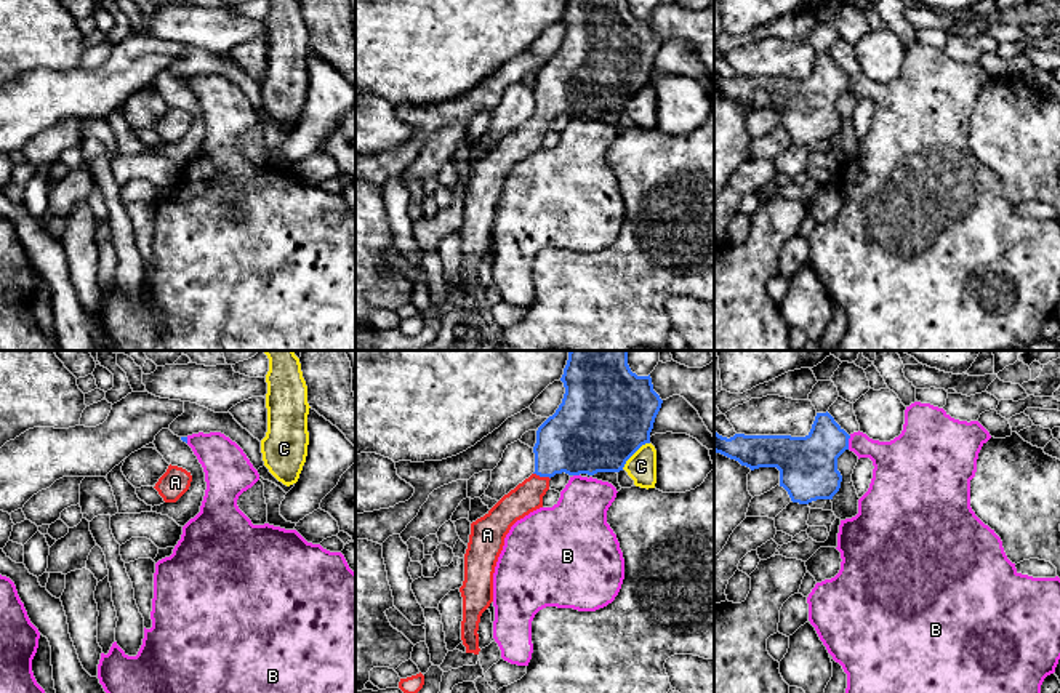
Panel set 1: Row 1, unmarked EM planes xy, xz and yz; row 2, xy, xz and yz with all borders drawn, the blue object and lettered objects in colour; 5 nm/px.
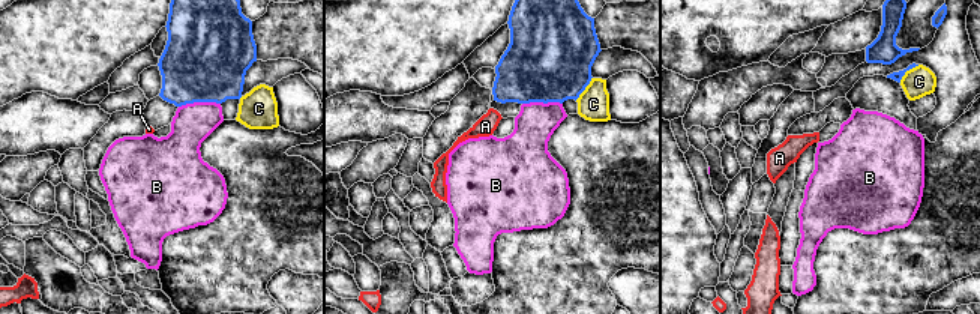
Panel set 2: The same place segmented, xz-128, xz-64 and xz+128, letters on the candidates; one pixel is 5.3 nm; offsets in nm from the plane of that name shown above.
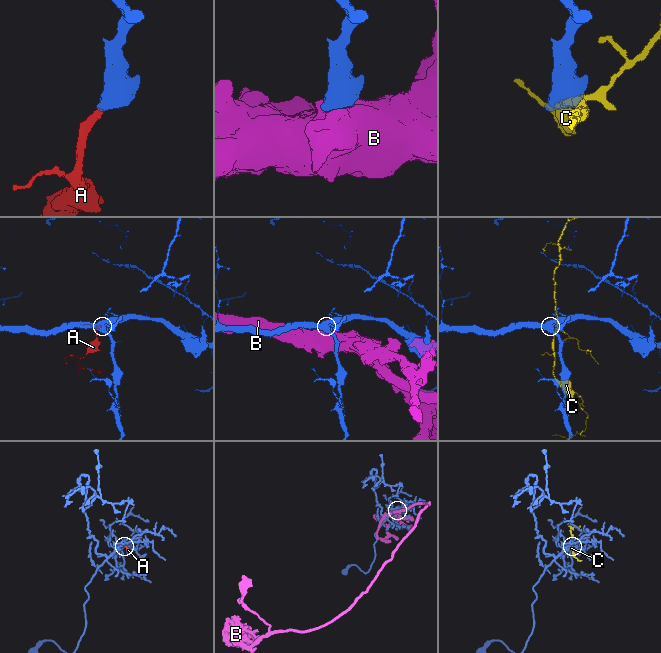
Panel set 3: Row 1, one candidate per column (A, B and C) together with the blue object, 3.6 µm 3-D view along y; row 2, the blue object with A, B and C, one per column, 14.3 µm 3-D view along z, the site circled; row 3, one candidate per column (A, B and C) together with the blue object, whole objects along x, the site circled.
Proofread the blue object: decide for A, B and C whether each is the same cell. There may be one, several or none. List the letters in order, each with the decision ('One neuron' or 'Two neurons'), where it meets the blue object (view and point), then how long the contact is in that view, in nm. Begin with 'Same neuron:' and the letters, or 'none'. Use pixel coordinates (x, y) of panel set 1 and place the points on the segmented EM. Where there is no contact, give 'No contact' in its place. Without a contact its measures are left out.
Same neuron: A
A: One neuron. Touches blue at xz (542, 476). Shared border 90 nm
B: Two neurons. Touches blue at yz (847, 442). Shared border 70 nm
C: Two neurons. Touches blue at xz (634, 452). Shared border 190 nm

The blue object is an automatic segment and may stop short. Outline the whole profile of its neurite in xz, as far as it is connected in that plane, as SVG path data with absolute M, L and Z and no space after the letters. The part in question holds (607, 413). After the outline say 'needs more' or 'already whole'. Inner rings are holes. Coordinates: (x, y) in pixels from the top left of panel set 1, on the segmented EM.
M570 351L560 378L565 387L562 403L536 431L535 472L504 495L484 517L471 523L464 554L461 640L466 653L479 655L479 623L493 602L493 573L511 527L543 507L543 496L556 474L594 475L620 472L645 443L663 400L653 391L652 378L637 376L628 365L628 351Z | needs more

